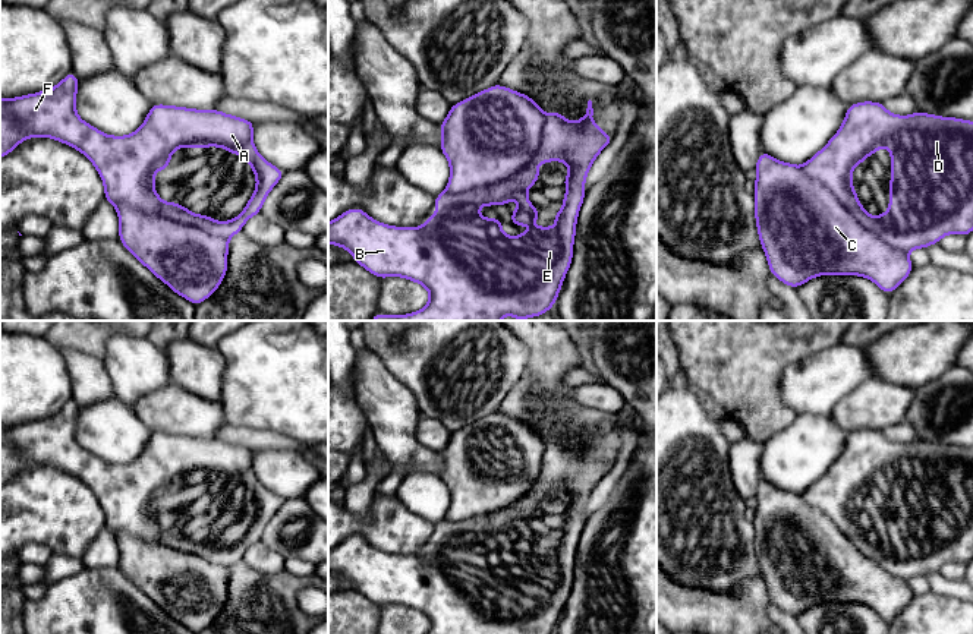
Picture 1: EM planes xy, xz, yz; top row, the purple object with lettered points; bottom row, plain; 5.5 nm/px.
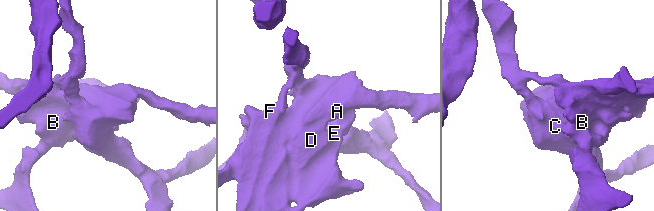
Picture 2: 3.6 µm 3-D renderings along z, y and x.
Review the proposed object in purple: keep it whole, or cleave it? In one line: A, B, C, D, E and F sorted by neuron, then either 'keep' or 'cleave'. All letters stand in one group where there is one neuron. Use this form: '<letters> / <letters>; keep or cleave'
A B D E F / C; cleave

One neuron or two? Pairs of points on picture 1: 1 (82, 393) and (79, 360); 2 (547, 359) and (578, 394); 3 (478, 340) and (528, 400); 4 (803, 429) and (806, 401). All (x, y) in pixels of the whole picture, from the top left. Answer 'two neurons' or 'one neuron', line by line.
1: one neuron
2: two neurons
3: two neurons
4: two neurons

